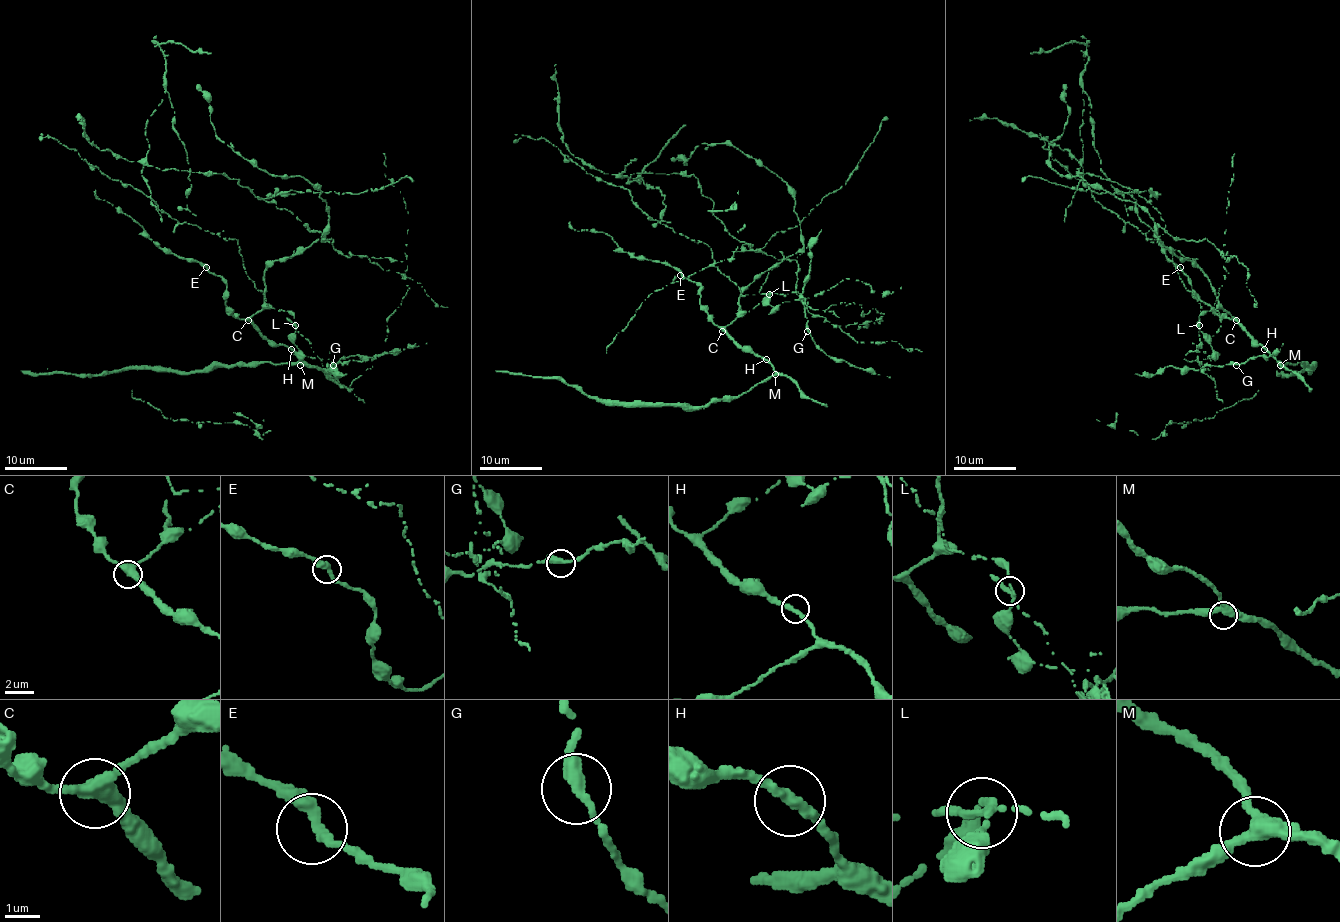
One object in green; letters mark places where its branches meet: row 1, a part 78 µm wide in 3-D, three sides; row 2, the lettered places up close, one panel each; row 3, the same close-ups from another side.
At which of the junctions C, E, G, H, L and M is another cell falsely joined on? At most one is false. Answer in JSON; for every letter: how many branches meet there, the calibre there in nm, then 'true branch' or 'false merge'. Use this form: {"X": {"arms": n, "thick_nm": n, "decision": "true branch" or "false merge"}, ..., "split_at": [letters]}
{"C": {"arms": 3, "thick_nm": 360, "decision": "true branch"}, "E": {"arms": 2, "thick_nm": 320, "decision": "true branch"}, "G": {"arms": 2, "thick_nm": 320, "decision": "true branch"}, "H": {"arms": 2, "thick_nm": 300, "decision": "true branch"}, "L": {"arms": 3, "thick_nm": 240, "decision": "false merge"}, "M": {"arms": 3, "thick_nm": 360, "decision": "true branch"}, "split_at": ["L"]}

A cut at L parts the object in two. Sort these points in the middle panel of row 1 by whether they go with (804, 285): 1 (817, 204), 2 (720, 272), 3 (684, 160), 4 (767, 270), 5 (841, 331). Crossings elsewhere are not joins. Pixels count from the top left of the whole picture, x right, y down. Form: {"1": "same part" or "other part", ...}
{"1": "other part", "2": "other part", "3": "same part", "4": "same part", "5": "other part"}

